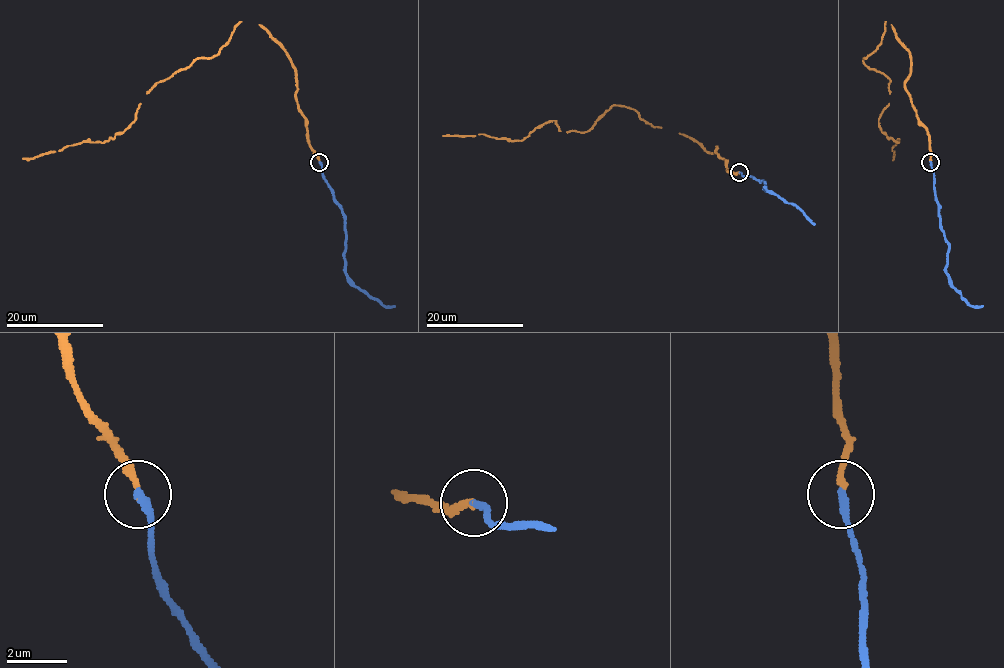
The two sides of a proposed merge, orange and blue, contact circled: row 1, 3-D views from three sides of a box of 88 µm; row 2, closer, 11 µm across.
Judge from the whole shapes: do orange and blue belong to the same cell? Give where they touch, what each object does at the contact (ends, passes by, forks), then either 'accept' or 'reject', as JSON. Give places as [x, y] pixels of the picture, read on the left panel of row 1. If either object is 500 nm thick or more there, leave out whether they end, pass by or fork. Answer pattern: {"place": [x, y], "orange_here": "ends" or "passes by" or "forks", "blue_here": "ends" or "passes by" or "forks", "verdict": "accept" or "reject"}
{"place": [319, 162], "orange_here": "ends", "blue_here": "ends", "verdict": "accept"}

